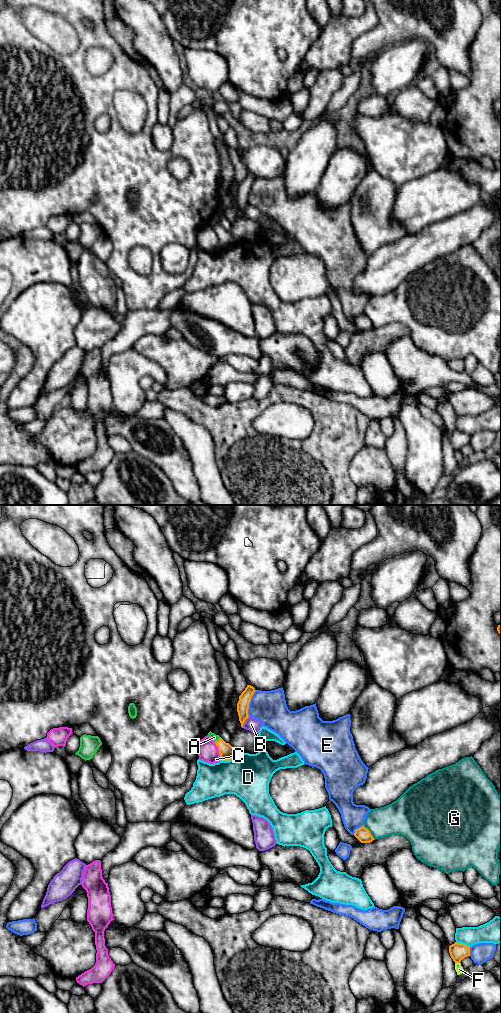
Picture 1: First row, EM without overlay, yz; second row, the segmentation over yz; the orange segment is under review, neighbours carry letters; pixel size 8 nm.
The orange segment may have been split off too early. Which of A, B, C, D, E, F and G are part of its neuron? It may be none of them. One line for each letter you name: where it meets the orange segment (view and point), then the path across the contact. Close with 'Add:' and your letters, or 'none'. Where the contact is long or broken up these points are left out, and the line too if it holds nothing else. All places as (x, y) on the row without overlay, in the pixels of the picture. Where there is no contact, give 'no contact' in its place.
A: yz (218, 228) | across yz (227, 240), (218, 228), (214, 225)
Add: A

